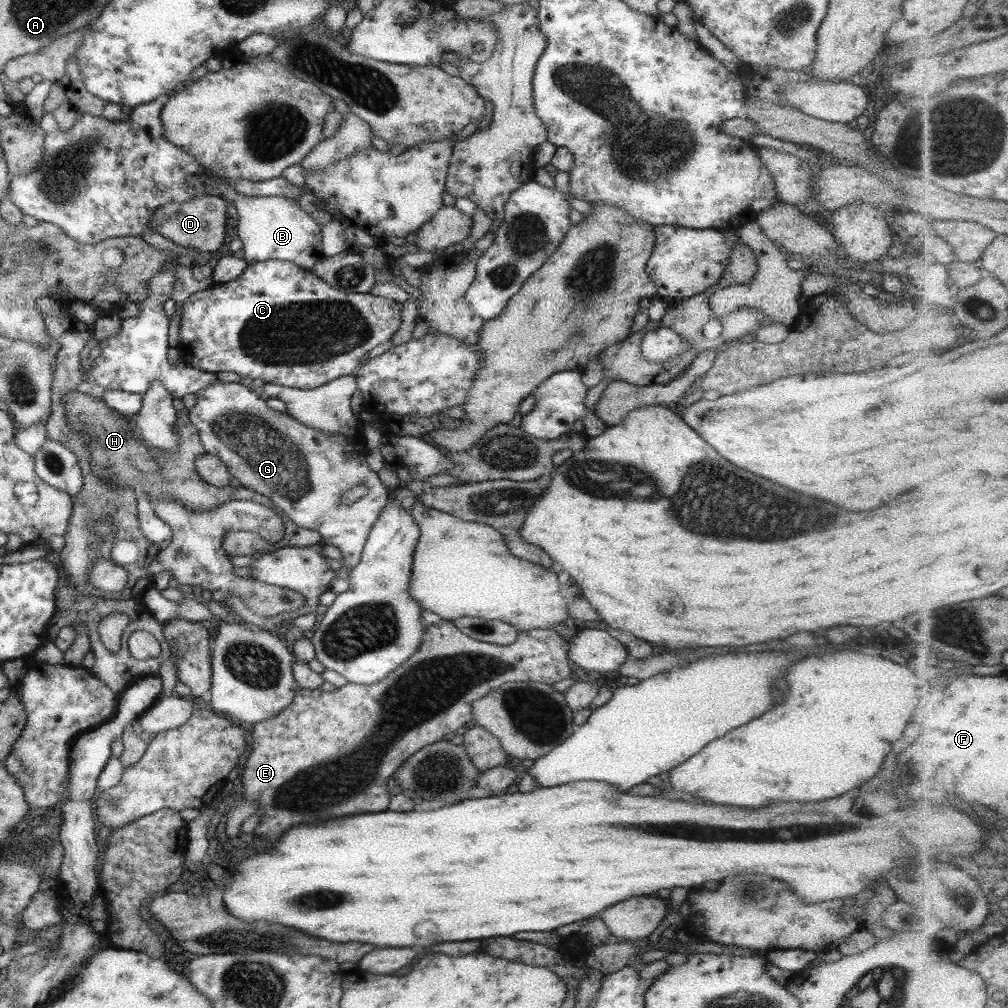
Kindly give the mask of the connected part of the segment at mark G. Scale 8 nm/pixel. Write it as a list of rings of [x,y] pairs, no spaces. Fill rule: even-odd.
[[[216,378],[209,386],[197,390],[195,404],[187,413],[191,423],[197,428],[204,452],[219,457],[227,473],[231,478],[237,479],[241,487],[266,496],[293,524],[317,532],[325,545],[331,544],[338,548],[341,566],[352,569],[359,562],[367,535],[392,492],[371,472],[365,461],[365,454],[355,451],[345,453],[343,435],[329,435],[295,421],[285,412],[274,412],[266,406],[264,397],[257,389],[249,389],[237,382],[223,382]],[[357,483],[367,485],[367,494],[361,496],[357,502],[342,504],[341,494]]]

